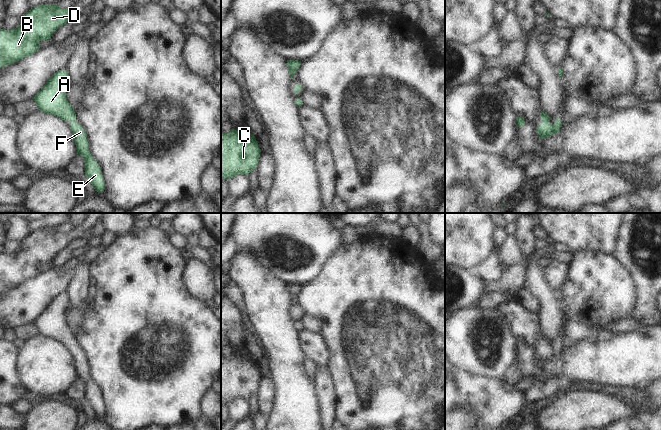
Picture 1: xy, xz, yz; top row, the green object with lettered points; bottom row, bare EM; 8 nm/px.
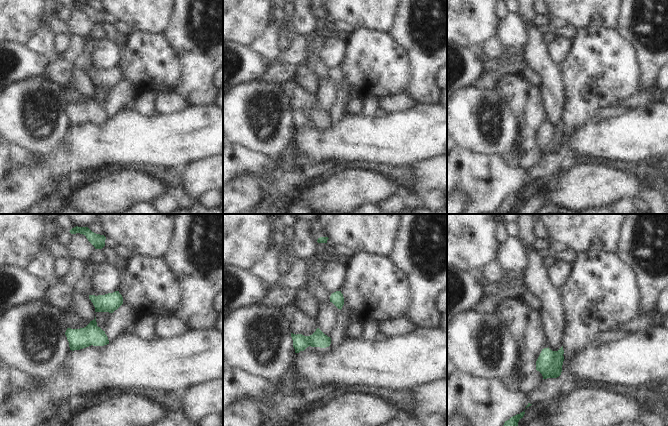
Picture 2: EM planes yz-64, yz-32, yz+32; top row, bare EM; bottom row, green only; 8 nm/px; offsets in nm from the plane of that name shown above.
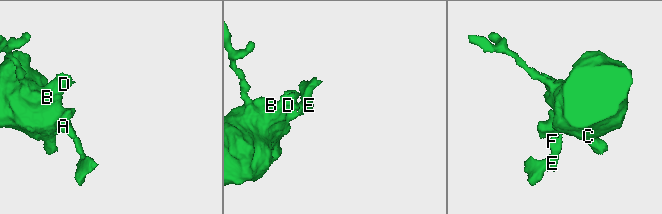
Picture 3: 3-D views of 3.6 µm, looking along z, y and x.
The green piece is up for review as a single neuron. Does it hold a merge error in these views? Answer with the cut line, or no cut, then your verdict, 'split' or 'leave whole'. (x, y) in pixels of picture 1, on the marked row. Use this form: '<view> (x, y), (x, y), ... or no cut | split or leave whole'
no cut | leave whole

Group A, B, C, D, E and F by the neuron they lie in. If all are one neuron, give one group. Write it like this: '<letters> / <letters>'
A B C D E F

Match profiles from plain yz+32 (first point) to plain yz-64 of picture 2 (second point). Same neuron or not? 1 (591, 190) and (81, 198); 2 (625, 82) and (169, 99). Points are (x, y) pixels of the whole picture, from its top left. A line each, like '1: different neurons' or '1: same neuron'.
1: same neuron
2: different neurons

